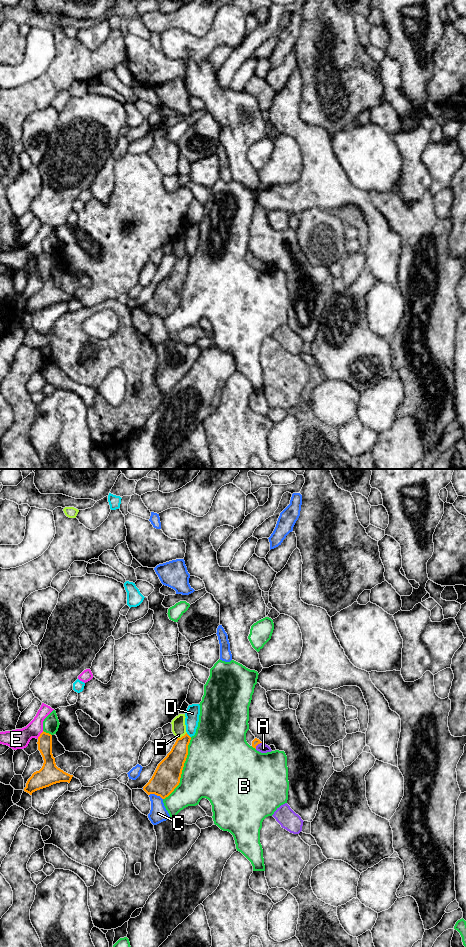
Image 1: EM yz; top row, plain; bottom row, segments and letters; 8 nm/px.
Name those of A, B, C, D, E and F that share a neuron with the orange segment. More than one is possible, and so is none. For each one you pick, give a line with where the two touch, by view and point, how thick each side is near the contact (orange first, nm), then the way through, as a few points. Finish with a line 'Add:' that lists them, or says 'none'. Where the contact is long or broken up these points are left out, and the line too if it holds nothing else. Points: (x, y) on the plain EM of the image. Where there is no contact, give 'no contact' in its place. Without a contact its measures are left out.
A: meets orange in yz at (258, 263); 60 nm thick on the orange side, 80 nm on the other; runs through yz (255, 262), (258, 263), (263, 268)
Add: A

